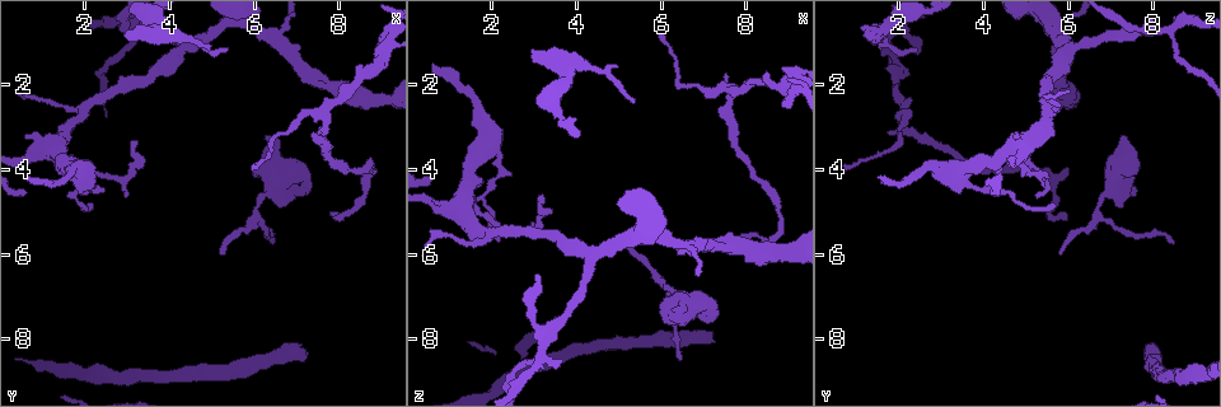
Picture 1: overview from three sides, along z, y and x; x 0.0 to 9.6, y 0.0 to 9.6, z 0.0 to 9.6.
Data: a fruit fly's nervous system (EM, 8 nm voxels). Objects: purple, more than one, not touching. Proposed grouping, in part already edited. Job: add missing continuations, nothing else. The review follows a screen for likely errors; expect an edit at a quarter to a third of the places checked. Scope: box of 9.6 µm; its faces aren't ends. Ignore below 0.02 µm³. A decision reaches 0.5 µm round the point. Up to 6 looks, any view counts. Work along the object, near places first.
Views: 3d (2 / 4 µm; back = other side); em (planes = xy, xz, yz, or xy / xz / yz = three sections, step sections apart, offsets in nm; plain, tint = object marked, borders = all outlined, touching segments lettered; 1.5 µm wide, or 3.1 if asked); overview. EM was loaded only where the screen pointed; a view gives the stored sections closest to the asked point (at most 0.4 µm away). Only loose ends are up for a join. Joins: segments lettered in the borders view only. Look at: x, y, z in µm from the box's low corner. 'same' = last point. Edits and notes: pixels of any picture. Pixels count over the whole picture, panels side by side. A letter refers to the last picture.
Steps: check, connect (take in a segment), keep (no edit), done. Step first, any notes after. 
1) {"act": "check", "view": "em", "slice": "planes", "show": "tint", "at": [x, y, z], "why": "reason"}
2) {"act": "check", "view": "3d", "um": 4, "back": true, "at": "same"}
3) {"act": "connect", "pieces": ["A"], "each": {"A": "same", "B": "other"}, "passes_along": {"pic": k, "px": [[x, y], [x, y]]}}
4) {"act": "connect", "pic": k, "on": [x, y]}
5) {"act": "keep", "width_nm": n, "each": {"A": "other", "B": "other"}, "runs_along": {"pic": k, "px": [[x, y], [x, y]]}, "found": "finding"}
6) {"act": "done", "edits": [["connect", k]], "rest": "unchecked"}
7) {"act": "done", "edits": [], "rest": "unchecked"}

{"act": "check", "view": "3d", "um": 4, "at": [5.35, 5.95, 5.80]}

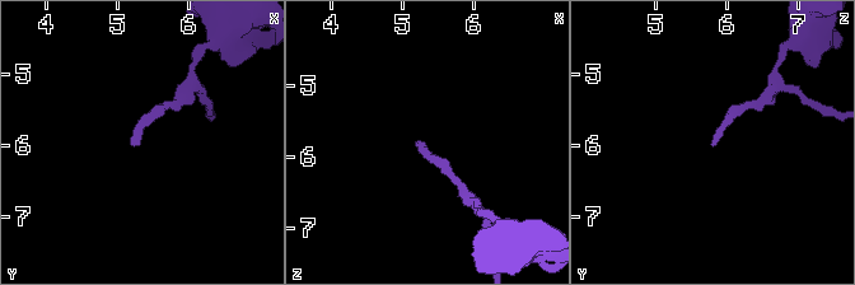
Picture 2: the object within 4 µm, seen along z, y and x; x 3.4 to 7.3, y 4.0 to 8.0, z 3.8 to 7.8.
{"act": "check", "view": "em", "slice": "planes", "show": "borders", "at": [5.30, 6.00, 5.80], "why": "shape alone is not enough"}

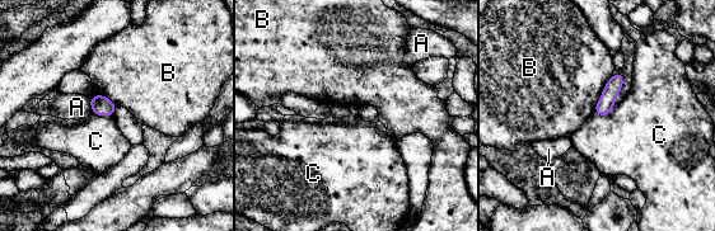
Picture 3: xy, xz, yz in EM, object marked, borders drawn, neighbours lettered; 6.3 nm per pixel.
{"act": "keep", "each": {"A": "other", "B": "other", "C": "other"}, "found": "none of them fits"}

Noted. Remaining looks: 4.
{"act": "check", "view": "em", "slice": "planes", "show": "borders", "at": [6.25, 3.20, 7.30], "why": "an open end"}

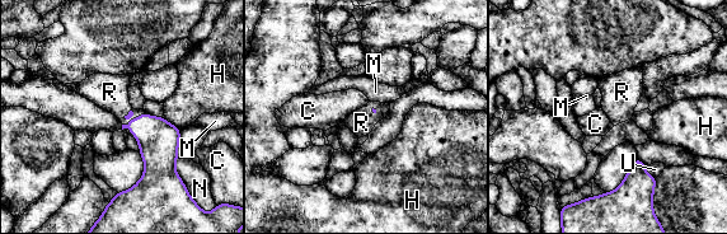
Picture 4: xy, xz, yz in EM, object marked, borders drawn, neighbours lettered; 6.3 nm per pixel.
{"act": "connect", "pieces": ["R"], "each": {"C": "other", "H": "other", "M": "other", "N": "other", "R": "same", "U": "other"}, "passes_along": {"pic": 4, "px": [[158, 139], [137, 116], [109, 92]]}, "found": "the cell continues"}

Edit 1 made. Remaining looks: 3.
{"act": "check", "view": "3d", "um": 4, "at": [7.20, 8.50, 8.05], "why": "thick end"}

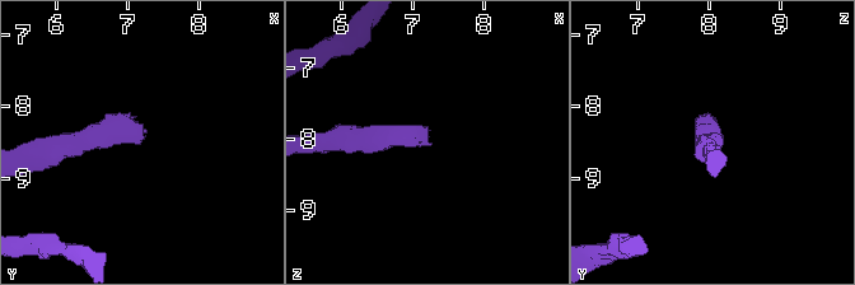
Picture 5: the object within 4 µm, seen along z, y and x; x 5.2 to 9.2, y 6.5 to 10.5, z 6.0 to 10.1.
{"act": "check", "view": "em", "slice": "yz", "step": 4, "show": "tint", "at": [7.15, 8.45, 8.05]}

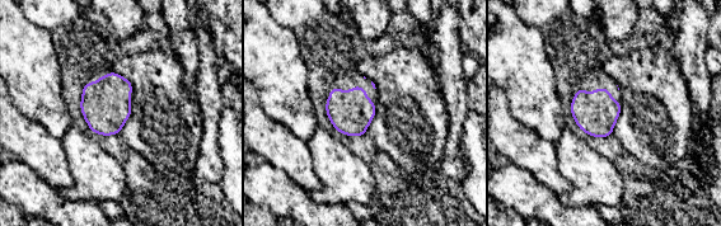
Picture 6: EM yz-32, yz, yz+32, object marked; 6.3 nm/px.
{"act": "check", "view": "em", "slice": "planes", "show": "borders", "at": "same", "why": "another direction"}

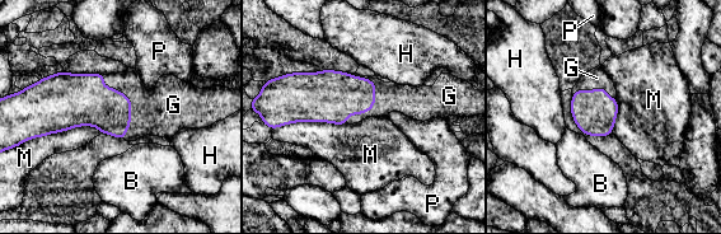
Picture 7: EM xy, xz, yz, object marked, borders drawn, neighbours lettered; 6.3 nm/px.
{"act": "connect", "pieces": ["G"], "width_nm": 280, "each": {"B": "other", "G": "same", "H": "other", "M": "other", "P": "other"}, "found": "it goes on there"}

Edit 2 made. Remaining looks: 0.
{"act": "done", "edits": [["connect", 4], ["connect", 7]], "rest": "unchecked"}

